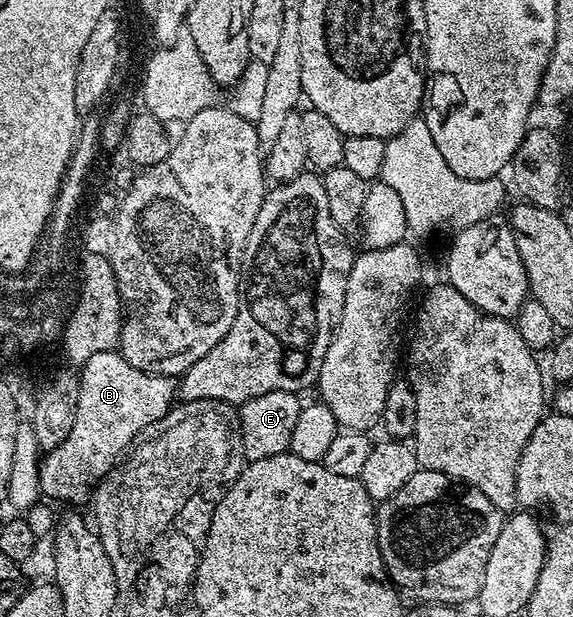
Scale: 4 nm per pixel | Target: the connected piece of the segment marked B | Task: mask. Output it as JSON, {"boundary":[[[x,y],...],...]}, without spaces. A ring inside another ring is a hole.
{"boundary":[[[101,351],[93,355],[93,359],[84,363],[78,373],[79,394],[75,393],[73,397],[73,404],[79,408],[74,422],[75,432],[62,449],[53,455],[47,453],[39,462],[39,492],[44,498],[52,497],[52,499],[47,498],[52,502],[83,501],[86,497],[88,500],[89,490],[83,487],[82,483],[87,480],[93,485],[102,480],[132,448],[139,432],[160,421],[177,401],[176,378],[137,371],[137,367],[133,367],[133,363],[129,363],[118,351]]]}

